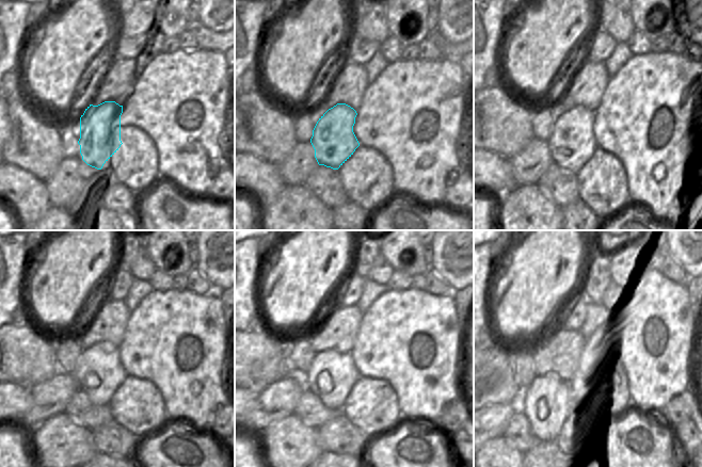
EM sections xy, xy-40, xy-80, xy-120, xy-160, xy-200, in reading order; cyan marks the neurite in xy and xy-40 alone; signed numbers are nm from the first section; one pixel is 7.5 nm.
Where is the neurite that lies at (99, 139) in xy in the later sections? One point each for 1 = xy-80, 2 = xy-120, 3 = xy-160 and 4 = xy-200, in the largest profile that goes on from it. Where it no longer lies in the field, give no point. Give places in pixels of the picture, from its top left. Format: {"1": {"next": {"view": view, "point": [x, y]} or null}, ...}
{"1": {"next": {"view": "xy-80", "point": [572, 142]}}, "2": {"next": {"view": "xy-120", "point": [97, 373]}}, "3": {"next": {"view": "xy-160", "point": [332, 374]}}, "4": {"next": {"view": "xy-200", "point": [547, 399]}}}

